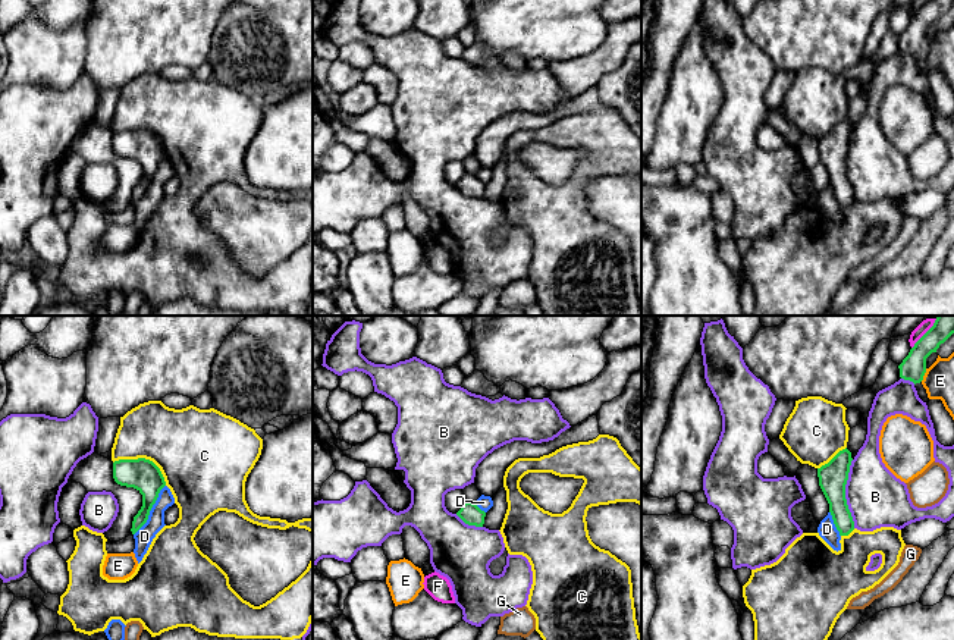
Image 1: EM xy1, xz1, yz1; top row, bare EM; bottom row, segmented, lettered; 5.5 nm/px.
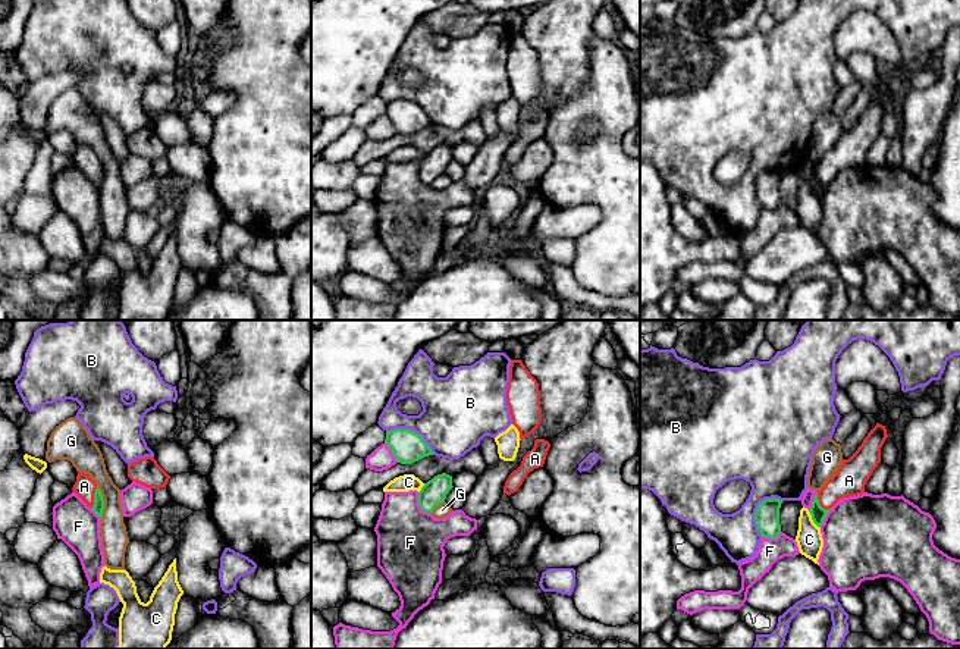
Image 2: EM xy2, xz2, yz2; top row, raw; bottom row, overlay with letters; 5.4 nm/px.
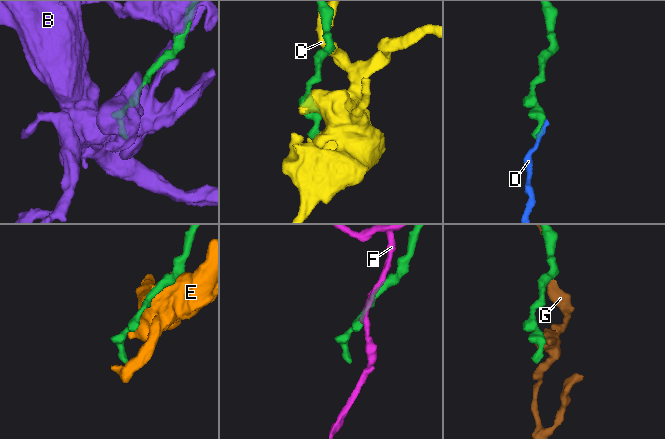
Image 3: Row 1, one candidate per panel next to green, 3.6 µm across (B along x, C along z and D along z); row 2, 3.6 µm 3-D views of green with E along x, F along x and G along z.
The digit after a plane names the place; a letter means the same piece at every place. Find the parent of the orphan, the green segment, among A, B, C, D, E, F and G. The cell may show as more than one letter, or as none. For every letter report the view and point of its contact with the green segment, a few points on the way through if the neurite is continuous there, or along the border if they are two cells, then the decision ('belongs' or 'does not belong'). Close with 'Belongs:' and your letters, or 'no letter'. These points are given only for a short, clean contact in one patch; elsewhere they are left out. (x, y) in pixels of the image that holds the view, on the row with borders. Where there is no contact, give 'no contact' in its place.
A: meets green in yz2 at (819, 505); runs through yz2 (818, 514), (819, 505), (840, 485), (849, 480); belongs
B: meets green in yz1 at (844, 493); does not belong
C: meets green in xy1 at (144, 458); does not belong
D: meets green in xy1 at (150, 510); border along xy1 (165, 485), (147, 521), (134, 535); does not belong
E: meets green in yz1 at (923, 375); does not belong
F: meets green in xz2 at (419, 504); does not belong
G: meets green in xy2 at (103, 502); border along xy2 (97, 485), (103, 499), (102, 519); does not belong
Belongs: A

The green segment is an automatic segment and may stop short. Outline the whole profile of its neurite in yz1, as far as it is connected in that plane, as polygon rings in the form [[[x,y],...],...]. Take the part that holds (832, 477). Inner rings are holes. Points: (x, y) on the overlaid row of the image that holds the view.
[[[840,451],[828,464],[818,468],[819,486],[829,503],[829,512],[840,536],[848,536],[854,530],[854,521],[845,499],[851,452]]]

